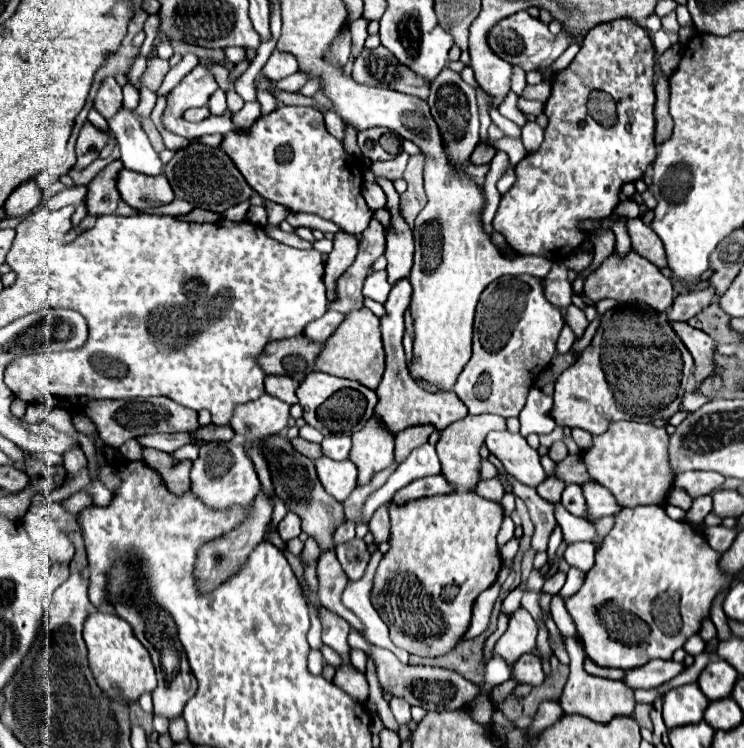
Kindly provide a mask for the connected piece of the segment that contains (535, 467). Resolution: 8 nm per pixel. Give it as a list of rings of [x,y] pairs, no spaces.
[[[508,430],[488,432],[484,444],[488,446],[490,454],[494,454],[516,480],[532,488],[544,482],[546,472],[540,466],[540,456],[534,448],[528,446],[524,436],[512,434]]]

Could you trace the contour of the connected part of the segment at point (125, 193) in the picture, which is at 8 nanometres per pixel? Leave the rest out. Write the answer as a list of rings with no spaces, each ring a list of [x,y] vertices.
[[[124,168],[116,176],[116,188],[120,198],[136,210],[156,208],[174,200],[174,192],[166,176],[144,176]]]

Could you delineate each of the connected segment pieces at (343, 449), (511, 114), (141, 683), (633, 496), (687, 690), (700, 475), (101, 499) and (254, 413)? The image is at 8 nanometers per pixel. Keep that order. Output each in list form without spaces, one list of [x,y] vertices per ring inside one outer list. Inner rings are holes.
[[[328,436],[322,442],[322,456],[332,460],[346,460],[352,448],[352,440],[348,436]]]
[[[510,90],[508,96],[505,98],[504,102],[498,107],[498,111],[504,117],[512,120],[520,128],[524,126],[527,119],[524,114],[517,108],[518,96]]]
[[[100,610],[90,614],[84,624],[84,642],[88,646],[88,662],[94,672],[94,678],[112,700],[132,704],[132,702],[138,702],[142,694],[146,692],[152,694],[154,688],[158,686],[148,650],[136,640],[126,620]]]
[[[612,422],[604,434],[592,438],[594,446],[582,454],[592,478],[608,488],[622,506],[660,504],[670,486],[672,472],[668,470],[668,434],[666,428],[656,428],[646,422]]]
[[[684,684],[680,688],[668,690],[664,696],[664,722],[668,730],[688,724],[698,724],[704,720],[704,710],[708,708],[708,698],[700,692],[698,684]]]
[[[684,472],[674,480],[674,488],[680,488],[690,494],[690,498],[700,498],[720,490],[724,484],[724,476],[716,472]]]
[[[92,480],[92,484],[88,486],[88,490],[90,490],[90,494],[94,496],[96,506],[110,506],[110,502],[112,502],[112,492],[110,492],[104,484],[100,484],[98,480]]]
[[[264,394],[258,400],[240,404],[230,420],[230,426],[238,436],[244,438],[244,442],[250,444],[280,434],[288,426],[288,418],[290,406],[278,398]]]

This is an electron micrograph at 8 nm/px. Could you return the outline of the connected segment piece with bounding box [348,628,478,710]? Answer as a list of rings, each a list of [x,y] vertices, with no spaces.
[[[354,628],[350,630],[348,644],[352,648],[360,648],[368,656],[372,656],[374,662],[376,662],[376,672],[378,672],[378,680],[380,680],[382,688],[386,692],[390,692],[392,696],[404,698],[412,706],[422,706],[426,710],[440,710],[440,708],[442,710],[458,710],[458,708],[468,706],[478,696],[478,688],[472,682],[468,682],[462,674],[458,674],[454,670],[446,670],[446,668],[436,668],[436,666],[410,666],[410,664],[402,664],[390,650],[384,650],[384,648],[378,648],[374,644],[370,644]]]

